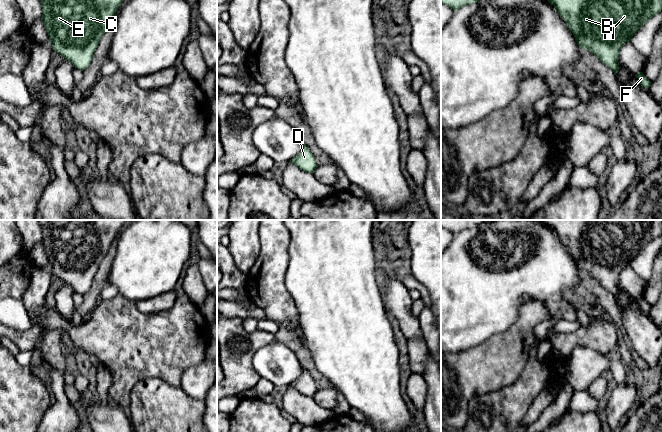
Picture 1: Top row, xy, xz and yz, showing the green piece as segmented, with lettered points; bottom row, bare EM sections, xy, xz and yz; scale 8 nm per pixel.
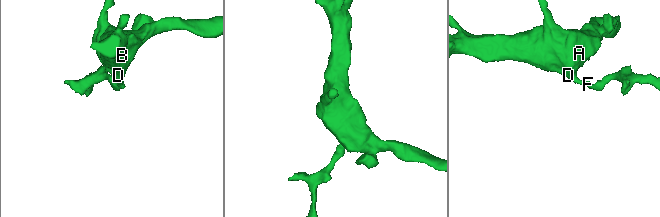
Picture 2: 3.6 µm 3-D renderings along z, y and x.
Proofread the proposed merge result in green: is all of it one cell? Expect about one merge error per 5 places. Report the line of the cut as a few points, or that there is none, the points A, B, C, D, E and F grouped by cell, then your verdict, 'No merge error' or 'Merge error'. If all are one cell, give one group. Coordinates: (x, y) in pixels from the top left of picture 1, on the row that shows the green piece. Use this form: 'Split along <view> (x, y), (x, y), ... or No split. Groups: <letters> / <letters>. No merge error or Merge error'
No split. Groups: A B C D E F. No merge error

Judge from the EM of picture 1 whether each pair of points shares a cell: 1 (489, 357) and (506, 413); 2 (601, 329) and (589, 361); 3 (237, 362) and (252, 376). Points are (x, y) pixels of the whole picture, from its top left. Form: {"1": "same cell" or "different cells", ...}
{"1": "different cells", "2": "different cells", "3": "same cell"}

